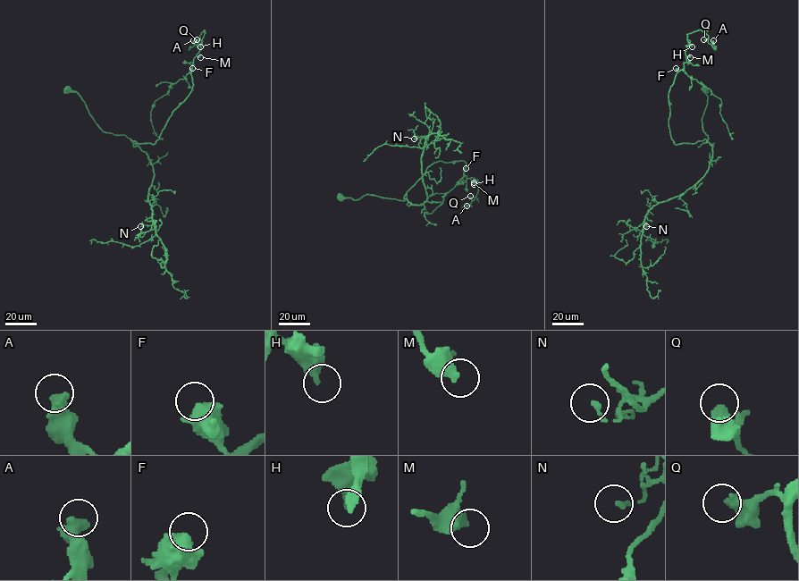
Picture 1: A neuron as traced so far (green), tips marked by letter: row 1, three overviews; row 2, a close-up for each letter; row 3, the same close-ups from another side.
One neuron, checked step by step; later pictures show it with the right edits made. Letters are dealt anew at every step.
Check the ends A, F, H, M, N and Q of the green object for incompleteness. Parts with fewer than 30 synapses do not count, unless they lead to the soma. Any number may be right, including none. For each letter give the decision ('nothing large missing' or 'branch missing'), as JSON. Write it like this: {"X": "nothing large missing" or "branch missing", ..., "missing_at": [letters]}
{"A": "nothing large missing", "F": "nothing large missing", "H": "nothing large missing", "M": "nothing large missing", "N": "nothing large missing", "Q": "nothing large missing", "missing_at": []}

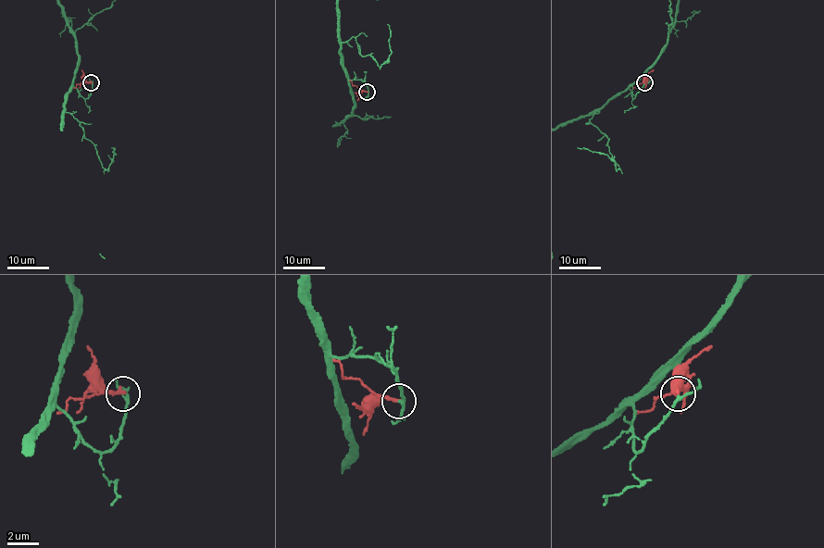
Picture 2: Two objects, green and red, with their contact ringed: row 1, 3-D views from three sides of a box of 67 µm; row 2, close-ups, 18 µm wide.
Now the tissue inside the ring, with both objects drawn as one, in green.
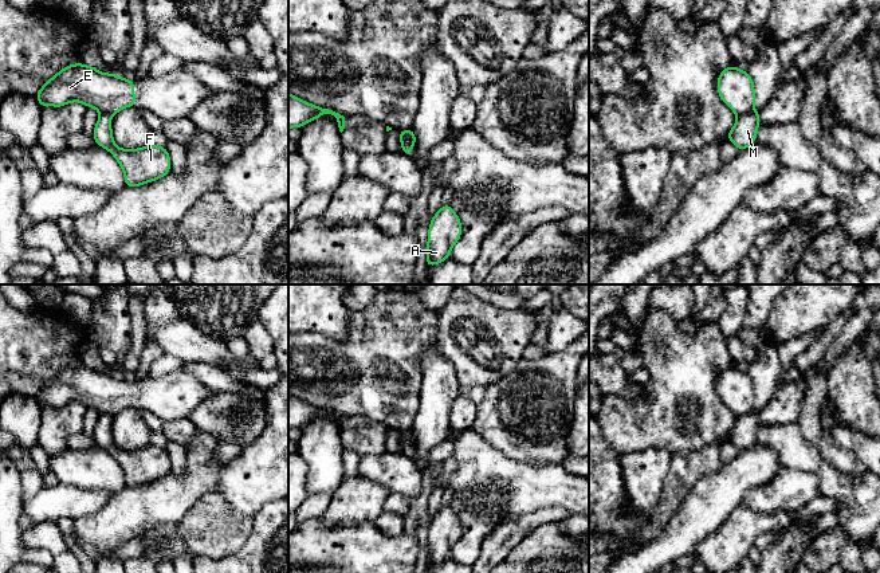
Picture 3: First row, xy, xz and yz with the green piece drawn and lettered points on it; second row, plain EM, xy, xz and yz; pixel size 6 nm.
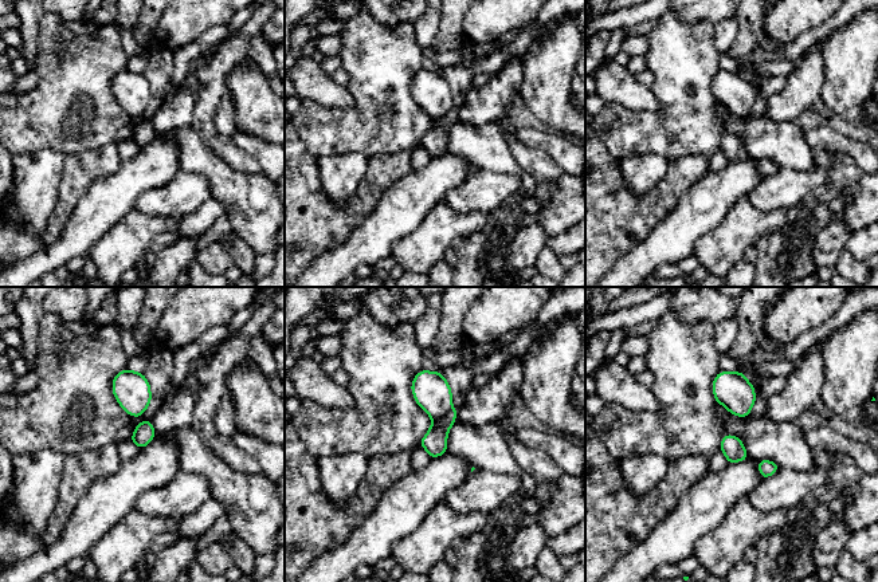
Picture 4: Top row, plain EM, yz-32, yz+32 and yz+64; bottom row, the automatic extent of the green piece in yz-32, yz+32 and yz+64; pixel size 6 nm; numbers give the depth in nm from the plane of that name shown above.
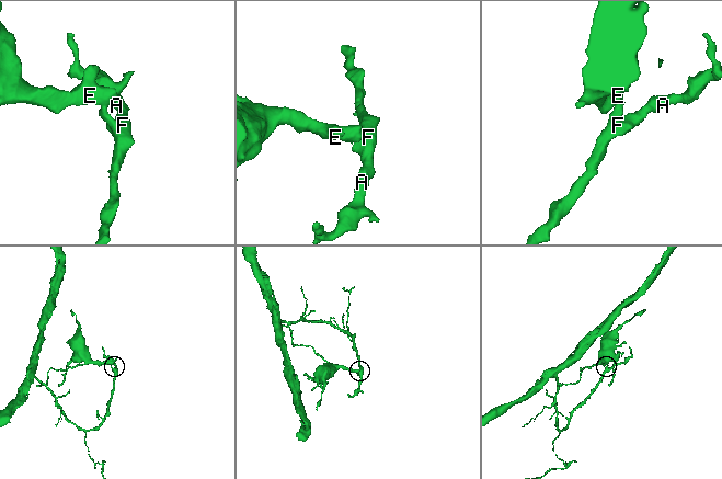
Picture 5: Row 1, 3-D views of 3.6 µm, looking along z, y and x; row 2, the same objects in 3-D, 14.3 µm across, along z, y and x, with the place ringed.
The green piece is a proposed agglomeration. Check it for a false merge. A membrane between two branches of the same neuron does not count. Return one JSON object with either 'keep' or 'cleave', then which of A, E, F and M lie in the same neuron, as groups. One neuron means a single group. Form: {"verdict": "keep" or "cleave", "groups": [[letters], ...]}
{"verdict": "cleave", "groups": [["A", "F", "M"], ["E"]]}

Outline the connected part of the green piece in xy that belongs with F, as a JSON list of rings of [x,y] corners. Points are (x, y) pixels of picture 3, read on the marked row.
[[[101,113],[93,138],[115,157],[123,170],[126,187],[140,187],[170,172],[170,156],[162,146],[149,144],[134,150],[118,148],[113,140],[110,117],[110,113]]]

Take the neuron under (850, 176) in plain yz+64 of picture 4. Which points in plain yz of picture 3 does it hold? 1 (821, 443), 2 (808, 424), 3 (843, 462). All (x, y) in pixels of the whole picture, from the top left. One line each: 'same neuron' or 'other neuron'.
1: same neuron
2: same neuron
3: same neuron

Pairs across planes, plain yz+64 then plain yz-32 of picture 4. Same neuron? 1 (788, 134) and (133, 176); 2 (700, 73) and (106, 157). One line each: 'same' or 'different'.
1: different
2: different

